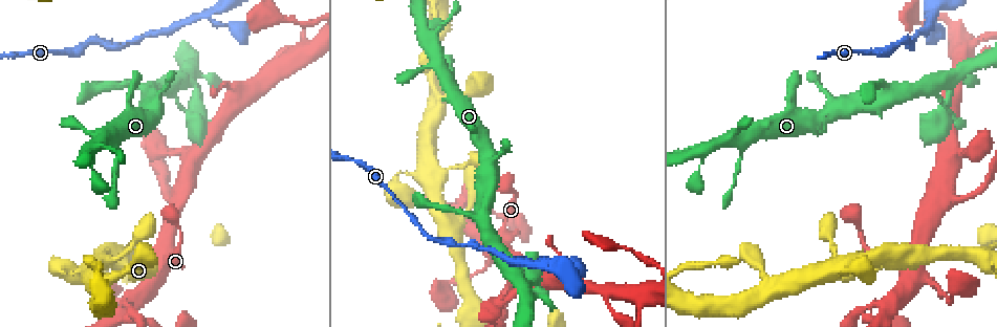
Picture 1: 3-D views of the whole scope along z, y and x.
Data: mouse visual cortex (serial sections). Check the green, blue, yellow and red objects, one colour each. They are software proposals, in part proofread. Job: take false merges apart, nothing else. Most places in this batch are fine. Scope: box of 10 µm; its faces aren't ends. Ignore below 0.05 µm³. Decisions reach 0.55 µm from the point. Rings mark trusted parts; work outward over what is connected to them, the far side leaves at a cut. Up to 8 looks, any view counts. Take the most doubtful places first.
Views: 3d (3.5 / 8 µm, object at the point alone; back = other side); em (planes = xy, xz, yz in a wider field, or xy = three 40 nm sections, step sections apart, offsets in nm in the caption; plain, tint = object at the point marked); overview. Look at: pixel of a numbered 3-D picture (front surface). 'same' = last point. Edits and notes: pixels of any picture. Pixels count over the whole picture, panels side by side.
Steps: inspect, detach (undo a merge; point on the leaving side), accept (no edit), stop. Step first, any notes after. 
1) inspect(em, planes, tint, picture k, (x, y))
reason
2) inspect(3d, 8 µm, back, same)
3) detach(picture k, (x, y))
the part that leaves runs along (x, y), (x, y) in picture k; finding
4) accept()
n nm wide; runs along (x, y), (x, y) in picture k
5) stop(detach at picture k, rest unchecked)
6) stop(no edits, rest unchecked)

inspect(3d, 3.5 µm, picture 1, (228, 25))
a narrow waist

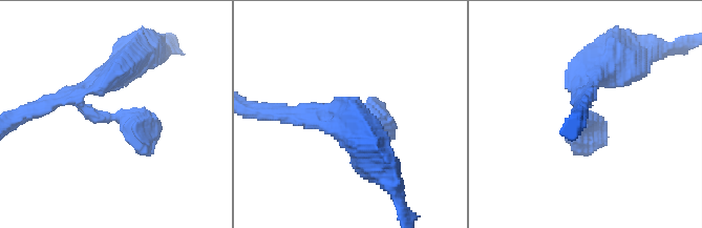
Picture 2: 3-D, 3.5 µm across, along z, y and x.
inspect(em, xy, step 5, plain, picture 2, (112, 117))
need the tissue

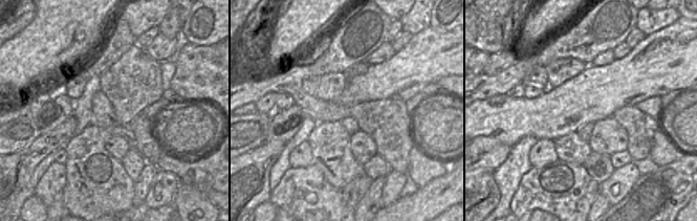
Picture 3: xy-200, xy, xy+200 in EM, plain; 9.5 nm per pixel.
inspect(em, xy, step 5, tint, same)

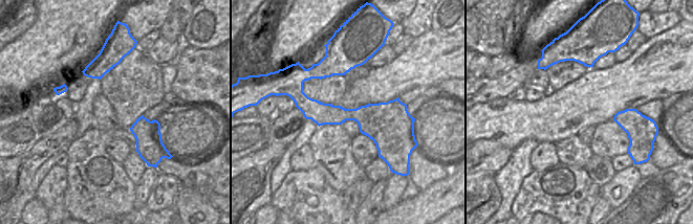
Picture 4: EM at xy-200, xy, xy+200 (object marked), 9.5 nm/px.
accept()
runs along (52, 102), (140, 121), (155, 144) in picture 2; one cell here

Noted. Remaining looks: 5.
inspect(3d, 3.5 µm, picture 1, (166, 259))
four-way junction

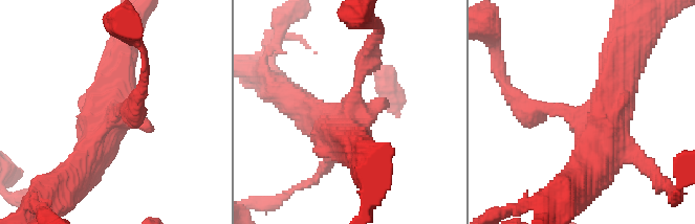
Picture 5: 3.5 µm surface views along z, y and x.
inspect(em, xy, step 1, tint, picture 5, (348, 123))

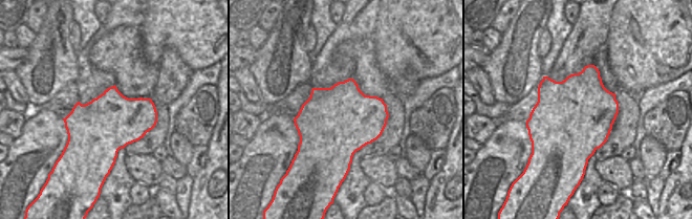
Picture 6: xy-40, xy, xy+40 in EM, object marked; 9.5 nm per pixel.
inspect(em, xy, step 3, tint, same)

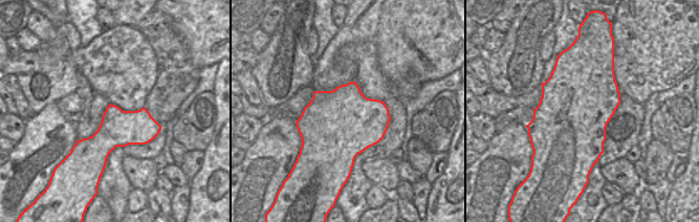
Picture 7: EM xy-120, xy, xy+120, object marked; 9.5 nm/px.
accept()
runs along (533, 113), (596, 116), (619, 51) in picture 5; all the same cell

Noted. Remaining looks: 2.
inspect(3d, 3.5 µm, picture 1, (938, 191))
small branch off a trunk

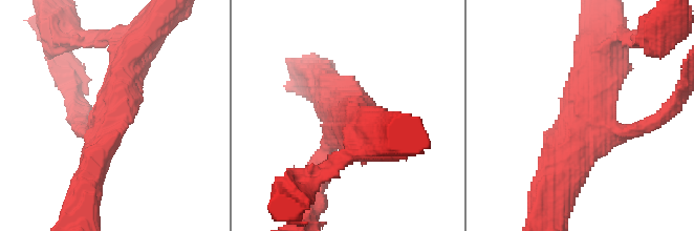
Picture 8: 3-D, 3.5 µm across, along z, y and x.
inspect(em, xy, step 5, tint, picture 8, (587, 120))
3 arms; arms of 200, 450, 500 nm; shape alone is not enough

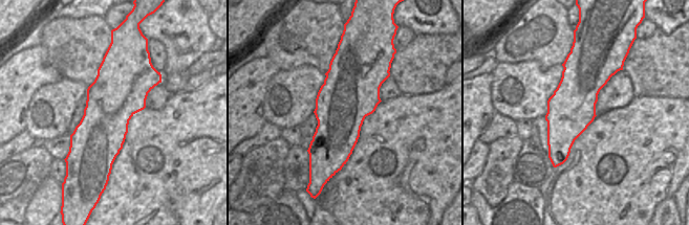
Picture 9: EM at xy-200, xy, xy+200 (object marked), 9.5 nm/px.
accept()
runs along (558, 177), (604, 58) in picture 8; one cell here

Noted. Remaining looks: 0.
stop(no edits, rest unchecked)

